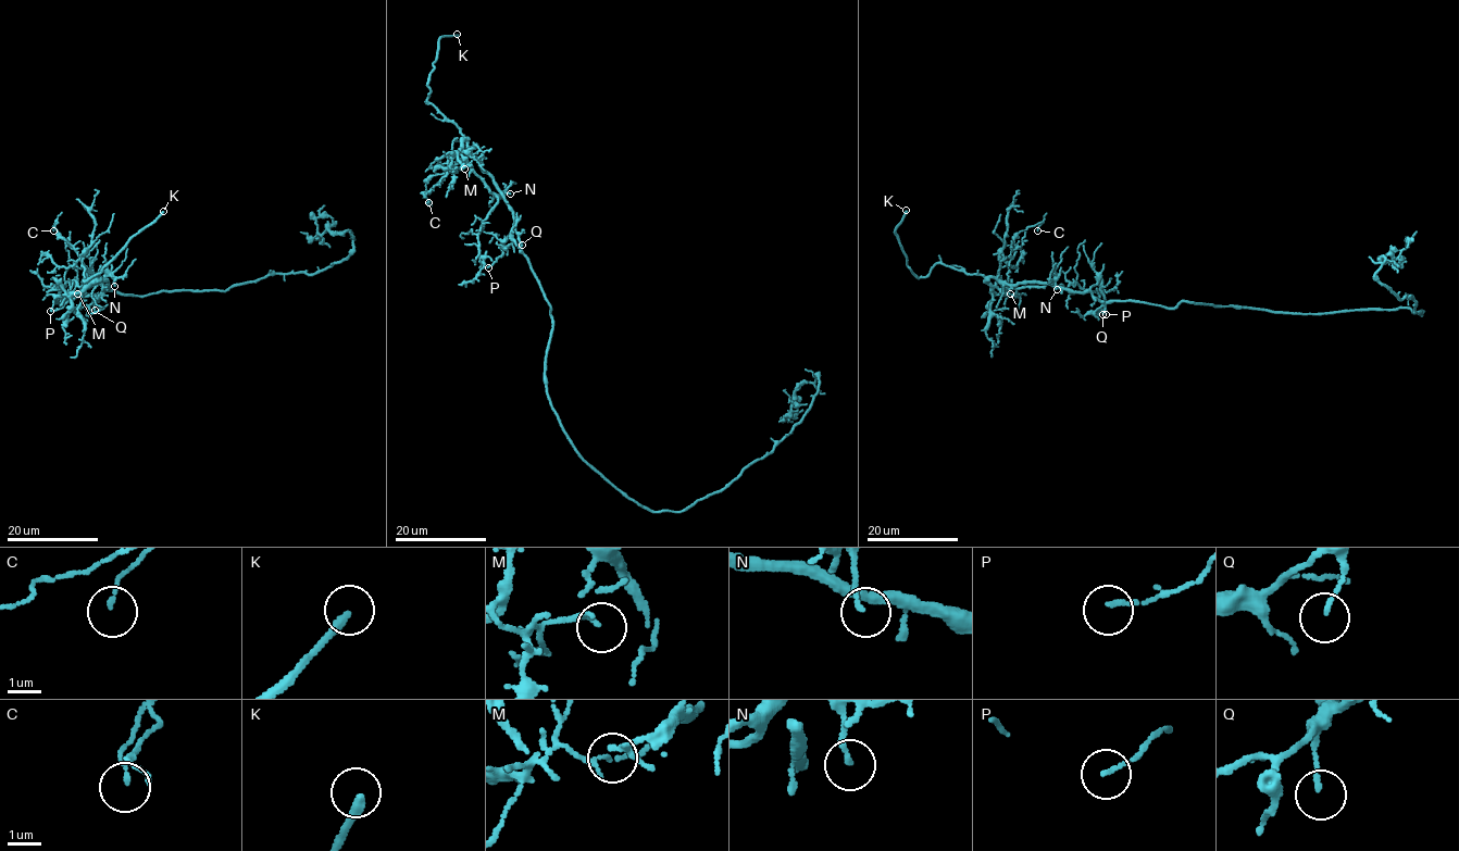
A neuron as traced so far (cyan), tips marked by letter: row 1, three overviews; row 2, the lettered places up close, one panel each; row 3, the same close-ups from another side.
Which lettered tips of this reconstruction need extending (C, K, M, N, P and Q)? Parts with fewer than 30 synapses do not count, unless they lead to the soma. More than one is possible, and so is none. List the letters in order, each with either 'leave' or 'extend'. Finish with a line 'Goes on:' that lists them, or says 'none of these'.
C: leave
K: extend
M: leave
N: leave
P: leave
Q: leave
Goes on: K

